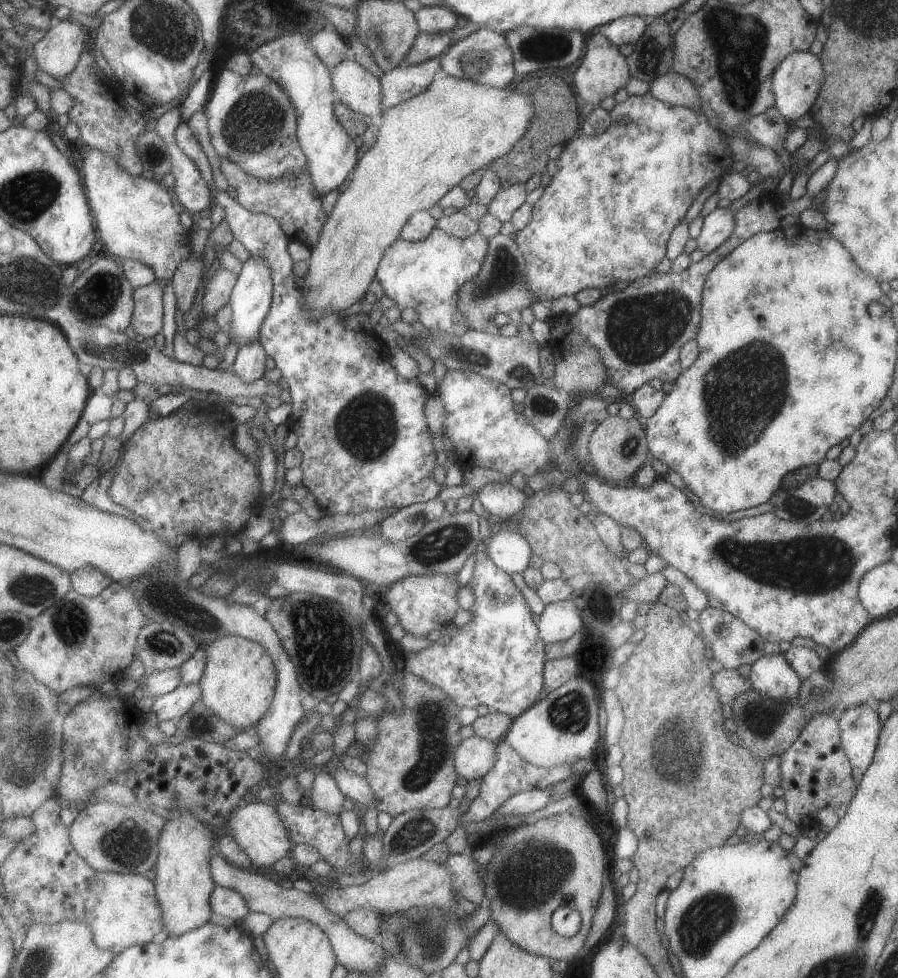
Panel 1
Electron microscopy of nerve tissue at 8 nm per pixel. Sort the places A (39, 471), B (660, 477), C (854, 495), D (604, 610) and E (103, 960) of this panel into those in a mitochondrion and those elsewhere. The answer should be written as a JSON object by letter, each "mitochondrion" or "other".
{"A":"other","B":"other","C":"other","D":"other","E":"other"}

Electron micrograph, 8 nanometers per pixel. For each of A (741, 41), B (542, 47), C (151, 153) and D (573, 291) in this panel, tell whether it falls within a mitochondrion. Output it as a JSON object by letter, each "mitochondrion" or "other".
{"A":"mitochondrion","B":"mitochondrion","C":"mitochondrion","D":"other"}

